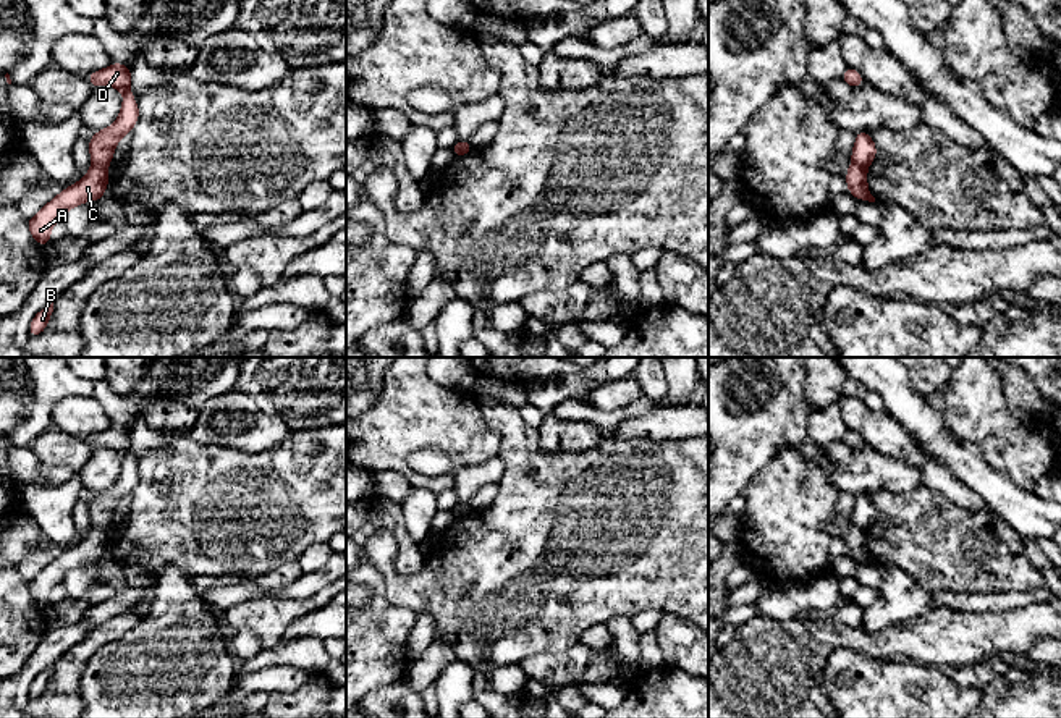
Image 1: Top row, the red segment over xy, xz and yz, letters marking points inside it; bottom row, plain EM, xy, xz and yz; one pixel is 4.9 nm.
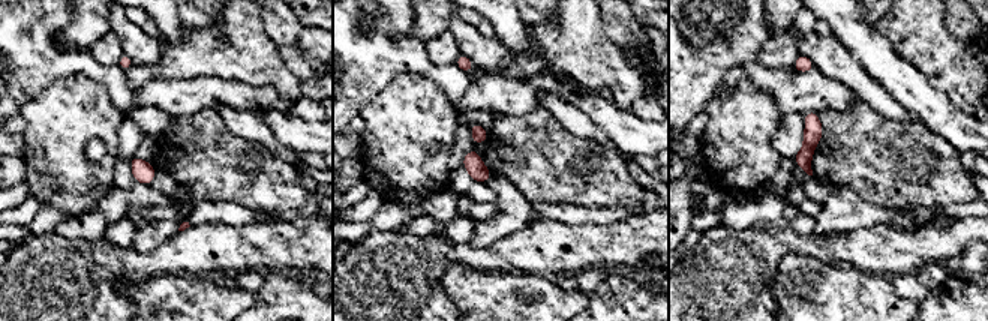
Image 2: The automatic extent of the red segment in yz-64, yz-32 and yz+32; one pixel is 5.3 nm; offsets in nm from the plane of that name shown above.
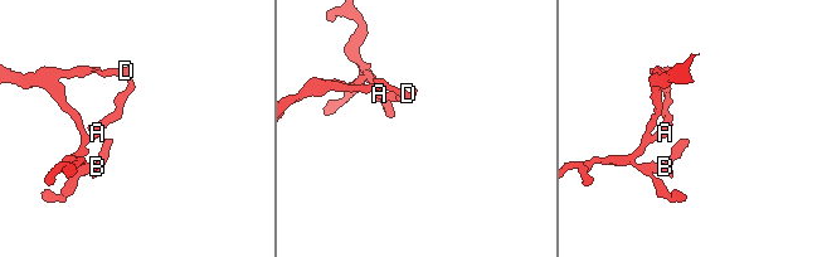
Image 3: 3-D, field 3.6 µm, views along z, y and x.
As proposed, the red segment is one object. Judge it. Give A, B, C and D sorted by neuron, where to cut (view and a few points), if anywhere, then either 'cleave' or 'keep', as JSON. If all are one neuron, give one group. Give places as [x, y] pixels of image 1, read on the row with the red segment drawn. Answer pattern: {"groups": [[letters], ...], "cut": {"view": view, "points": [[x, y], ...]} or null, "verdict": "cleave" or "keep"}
{"groups": [["A", "B", "C"], ["D"]], "cut": {"view": "xy", "points": [[92, 164], [105, 167]]}, "verdict": "cleave"}

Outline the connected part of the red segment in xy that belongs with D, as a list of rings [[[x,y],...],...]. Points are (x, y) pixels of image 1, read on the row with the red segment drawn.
[[[112,63],[105,70],[94,71],[86,76],[92,87],[112,86],[123,92],[123,105],[116,121],[105,129],[95,131],[89,144],[92,165],[107,167],[113,160],[118,141],[133,131],[139,120],[137,102],[131,94],[129,65]]]

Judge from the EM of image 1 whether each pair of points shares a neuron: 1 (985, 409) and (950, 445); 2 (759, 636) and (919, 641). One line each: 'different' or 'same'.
1: different
2: same

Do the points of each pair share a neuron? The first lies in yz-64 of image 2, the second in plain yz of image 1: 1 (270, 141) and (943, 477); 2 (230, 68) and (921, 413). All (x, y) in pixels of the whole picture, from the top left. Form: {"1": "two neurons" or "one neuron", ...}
{"1": "one neuron", "2": "two neurons"}

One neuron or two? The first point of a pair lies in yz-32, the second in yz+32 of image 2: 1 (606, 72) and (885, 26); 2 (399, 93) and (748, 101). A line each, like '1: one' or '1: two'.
1: one
2: one

